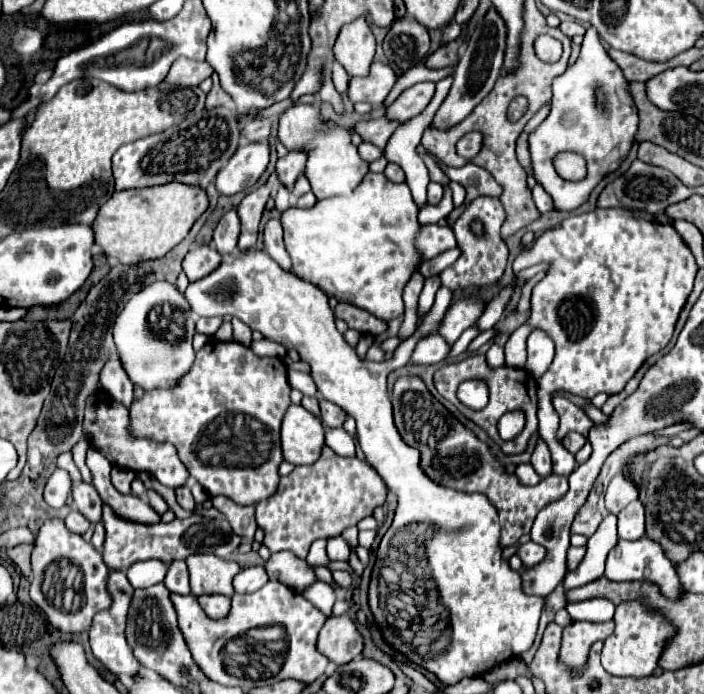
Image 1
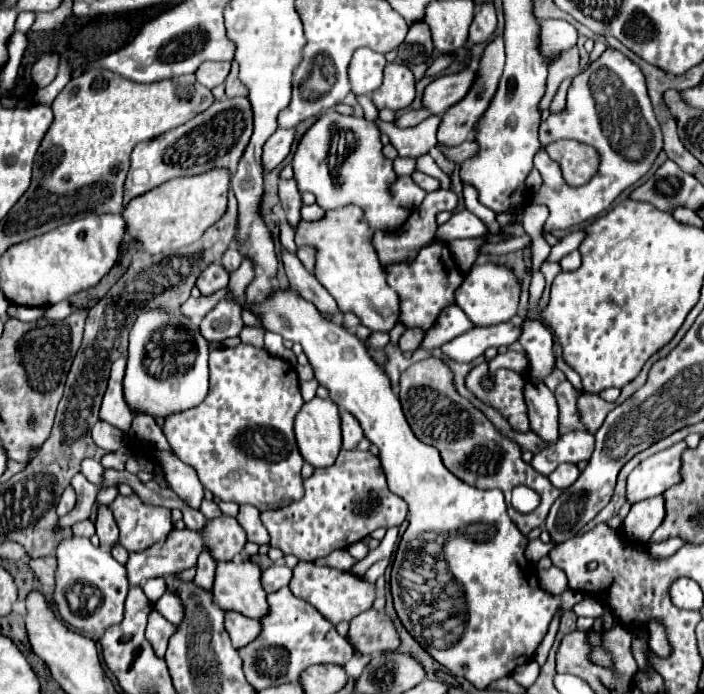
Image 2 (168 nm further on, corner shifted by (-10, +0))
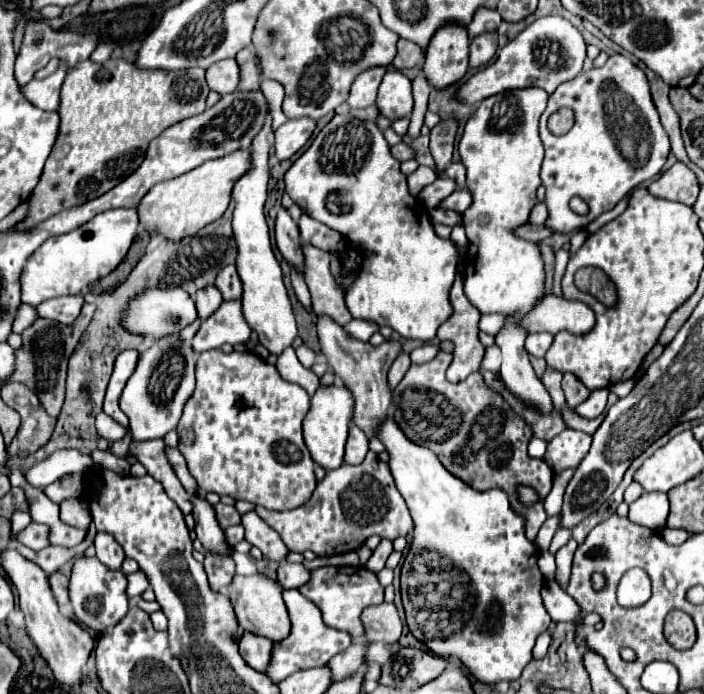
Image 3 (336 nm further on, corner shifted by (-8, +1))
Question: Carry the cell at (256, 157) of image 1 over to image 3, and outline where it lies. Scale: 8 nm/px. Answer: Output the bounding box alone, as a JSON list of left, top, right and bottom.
[275,119,317,159]

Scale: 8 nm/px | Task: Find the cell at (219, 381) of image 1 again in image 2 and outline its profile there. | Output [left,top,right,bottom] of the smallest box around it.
[163,344,303,510]

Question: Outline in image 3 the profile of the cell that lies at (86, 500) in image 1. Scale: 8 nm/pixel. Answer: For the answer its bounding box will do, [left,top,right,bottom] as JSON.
[95,533,125,571]

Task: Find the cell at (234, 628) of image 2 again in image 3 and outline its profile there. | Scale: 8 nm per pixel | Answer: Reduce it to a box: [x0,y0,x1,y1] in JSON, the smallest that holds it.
[239,633,273,673]

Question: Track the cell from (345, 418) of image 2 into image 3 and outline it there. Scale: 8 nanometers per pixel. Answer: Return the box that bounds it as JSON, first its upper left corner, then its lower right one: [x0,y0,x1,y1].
[345,423,369,465]

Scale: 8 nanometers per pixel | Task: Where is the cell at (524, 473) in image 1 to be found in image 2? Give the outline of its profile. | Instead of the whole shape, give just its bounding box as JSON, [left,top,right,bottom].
[531,430,595,476]

